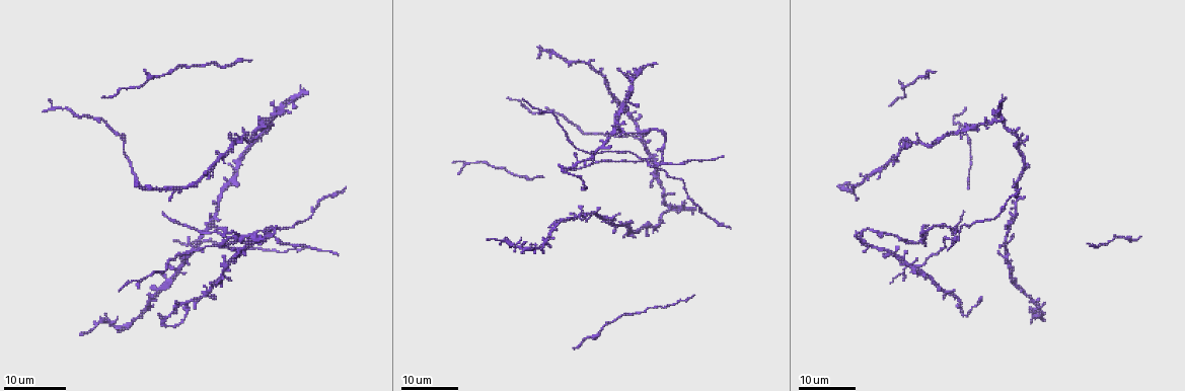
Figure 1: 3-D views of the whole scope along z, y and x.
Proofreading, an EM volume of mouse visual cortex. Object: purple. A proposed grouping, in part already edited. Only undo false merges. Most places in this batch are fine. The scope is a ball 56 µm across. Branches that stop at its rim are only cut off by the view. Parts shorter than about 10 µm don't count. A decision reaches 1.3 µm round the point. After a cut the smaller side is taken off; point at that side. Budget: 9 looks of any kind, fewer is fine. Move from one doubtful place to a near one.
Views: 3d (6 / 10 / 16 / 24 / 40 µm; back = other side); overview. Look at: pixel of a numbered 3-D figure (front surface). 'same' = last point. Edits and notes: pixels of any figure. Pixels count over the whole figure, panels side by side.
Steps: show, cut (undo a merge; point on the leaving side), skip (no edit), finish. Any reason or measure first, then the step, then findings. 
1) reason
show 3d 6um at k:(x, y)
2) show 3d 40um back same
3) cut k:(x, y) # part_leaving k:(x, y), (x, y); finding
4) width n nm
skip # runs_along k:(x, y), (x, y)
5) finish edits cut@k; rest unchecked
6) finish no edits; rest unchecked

three arms meet
show 3d 16um at 1:(638, 127)

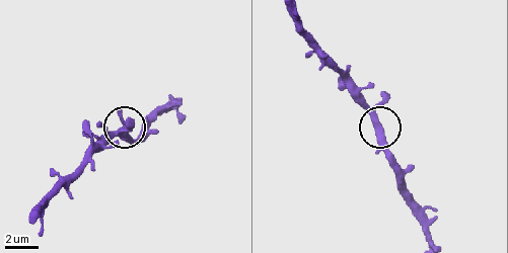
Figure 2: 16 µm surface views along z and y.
zoom in
show 3d 10um at 2:(377, 124)

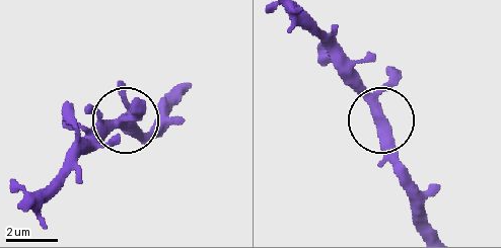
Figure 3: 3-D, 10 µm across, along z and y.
side_arm 28 um
skip # runs_along 3:(432, 229), (404, 177), (391, 131), (339, 74); one neuron here

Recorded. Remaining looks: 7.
looks like a crossing
show 3d 16um at 1:(957, 229)

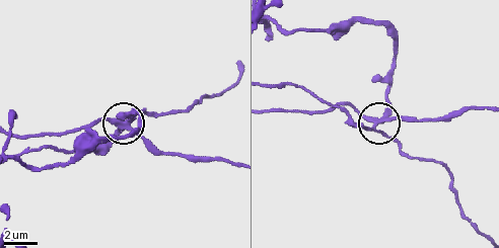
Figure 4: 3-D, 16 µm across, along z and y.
zoom in
show 3d 10um at 4:(379, 122)

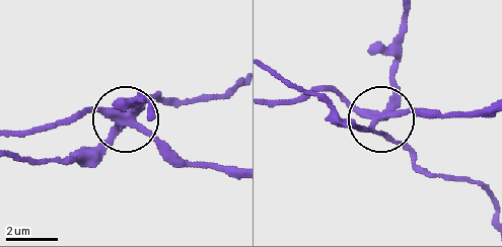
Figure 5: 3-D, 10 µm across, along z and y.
cut 5:(104, 150) # part_leaving 5:(123, 117), (83, 153), (51, 161), (18, 159); two neurons meet here

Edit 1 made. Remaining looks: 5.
four arms meet
show 3d 16um at 1:(1004, 242)

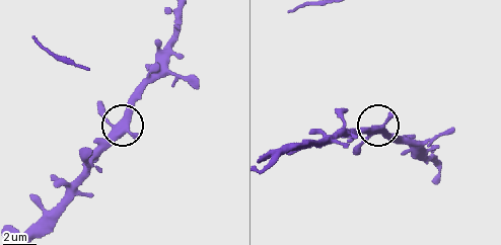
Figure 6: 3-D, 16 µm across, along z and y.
closer look
show 3d 6um at 6:(376, 131)

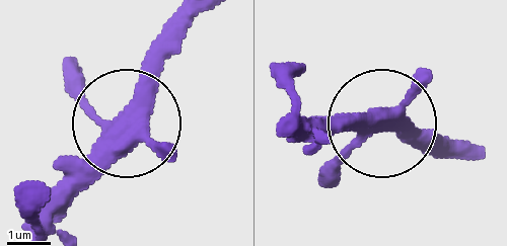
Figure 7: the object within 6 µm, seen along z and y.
arms 4
skip # all the same neuron

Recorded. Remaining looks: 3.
three-way junction
show 3d 16um at 1:(977, 303)

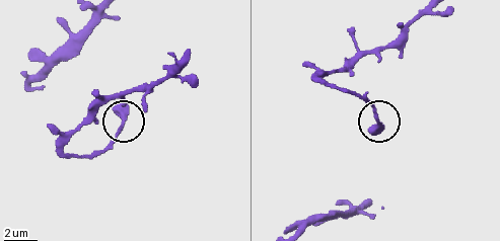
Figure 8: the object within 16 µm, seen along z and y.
zoom in
show 3d 6um at 8:(123, 116)

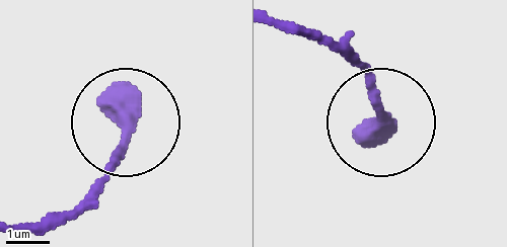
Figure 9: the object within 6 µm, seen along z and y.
arms 3
skip # continuous, no second neuron

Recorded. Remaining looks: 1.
finish edits cut@5; rest unchecked

